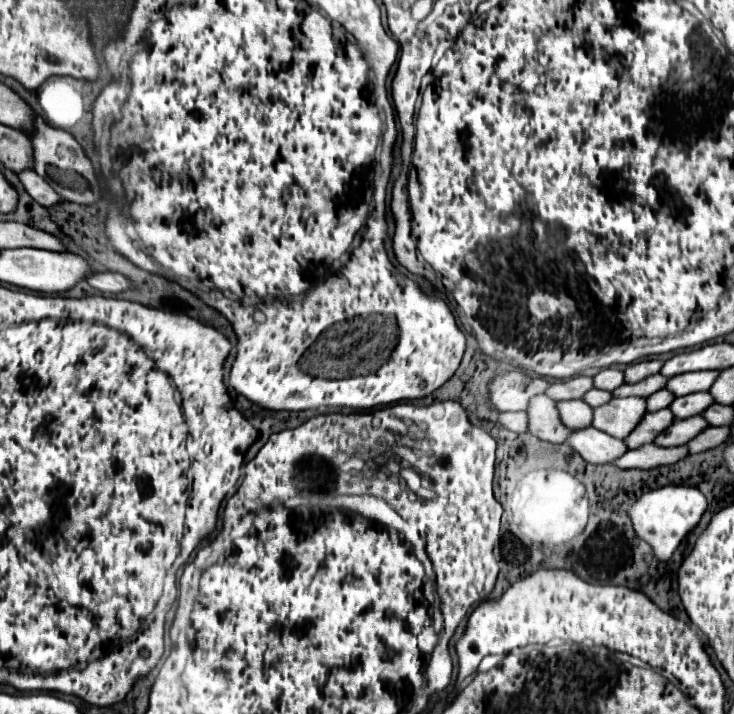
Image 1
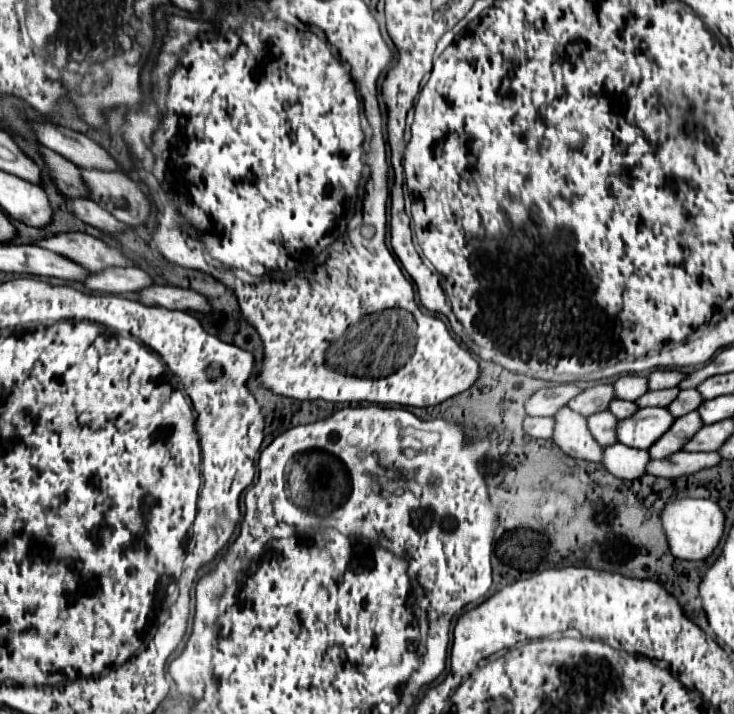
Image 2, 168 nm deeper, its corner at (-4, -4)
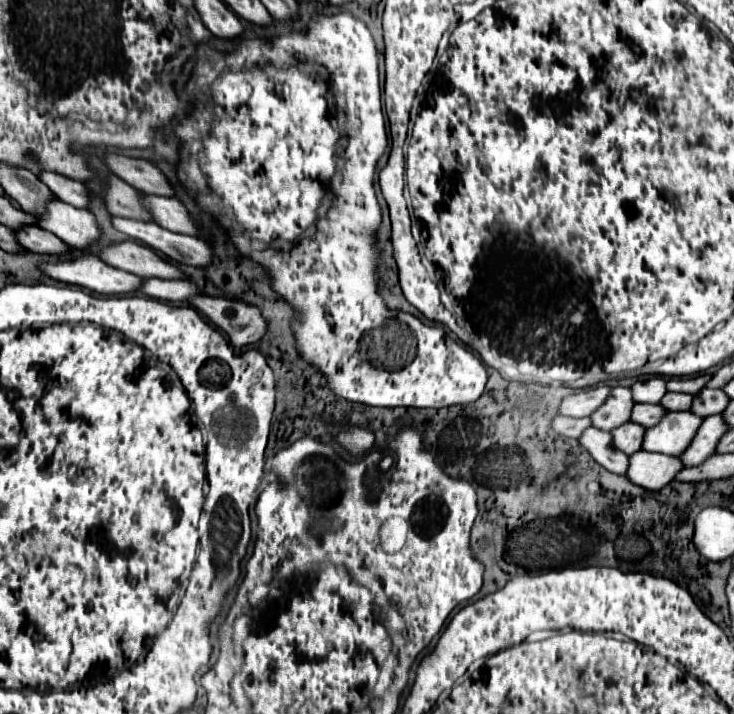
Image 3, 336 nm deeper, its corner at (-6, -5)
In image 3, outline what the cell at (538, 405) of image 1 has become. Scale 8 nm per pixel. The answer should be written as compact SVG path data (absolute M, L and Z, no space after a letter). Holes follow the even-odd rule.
M588 427L580 437L578 437L580 447L584 447L592 459L602 465L604 469L624 475L626 473L626 461L628 455L626 453L618 453L618 449L614 449L614 445L610 445L610 435L608 431L600 431L594 427Z

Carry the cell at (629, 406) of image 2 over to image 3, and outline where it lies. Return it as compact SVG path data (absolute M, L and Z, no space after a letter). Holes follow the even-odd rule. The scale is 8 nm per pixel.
M636 403L632 407L630 421L636 421L642 427L650 427L650 425L658 423L662 413L666 413L666 409L662 409L660 405L642 405L642 403Z

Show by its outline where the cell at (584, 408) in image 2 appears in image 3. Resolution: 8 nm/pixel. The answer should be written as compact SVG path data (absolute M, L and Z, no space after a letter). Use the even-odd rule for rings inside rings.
M614 387L608 395L608 399L590 415L592 425L604 431L610 431L618 425L622 425L622 421L630 421L630 409L632 409L634 401L630 397L630 389L628 387Z

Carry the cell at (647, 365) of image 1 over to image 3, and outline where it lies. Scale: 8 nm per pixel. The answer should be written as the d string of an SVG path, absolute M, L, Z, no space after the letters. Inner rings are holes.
M704 373L704 375L698 375L698 377L688 377L688 379L668 379L666 381L666 389L668 391L676 391L676 393L698 393L706 381L710 379L710 373Z

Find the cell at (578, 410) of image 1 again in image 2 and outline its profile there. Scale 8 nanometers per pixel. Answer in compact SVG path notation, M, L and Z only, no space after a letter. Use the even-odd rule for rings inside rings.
M600 412L596 416L588 418L588 428L592 432L592 436L598 440L600 446L608 446L608 444L616 444L616 416L612 412Z

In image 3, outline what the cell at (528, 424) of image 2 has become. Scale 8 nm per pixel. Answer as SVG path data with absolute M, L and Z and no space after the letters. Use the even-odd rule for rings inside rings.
M554 417L552 423L550 423L552 431L562 435L562 437L580 437L582 429L590 427L590 417L584 417L584 419L572 419L572 417Z

